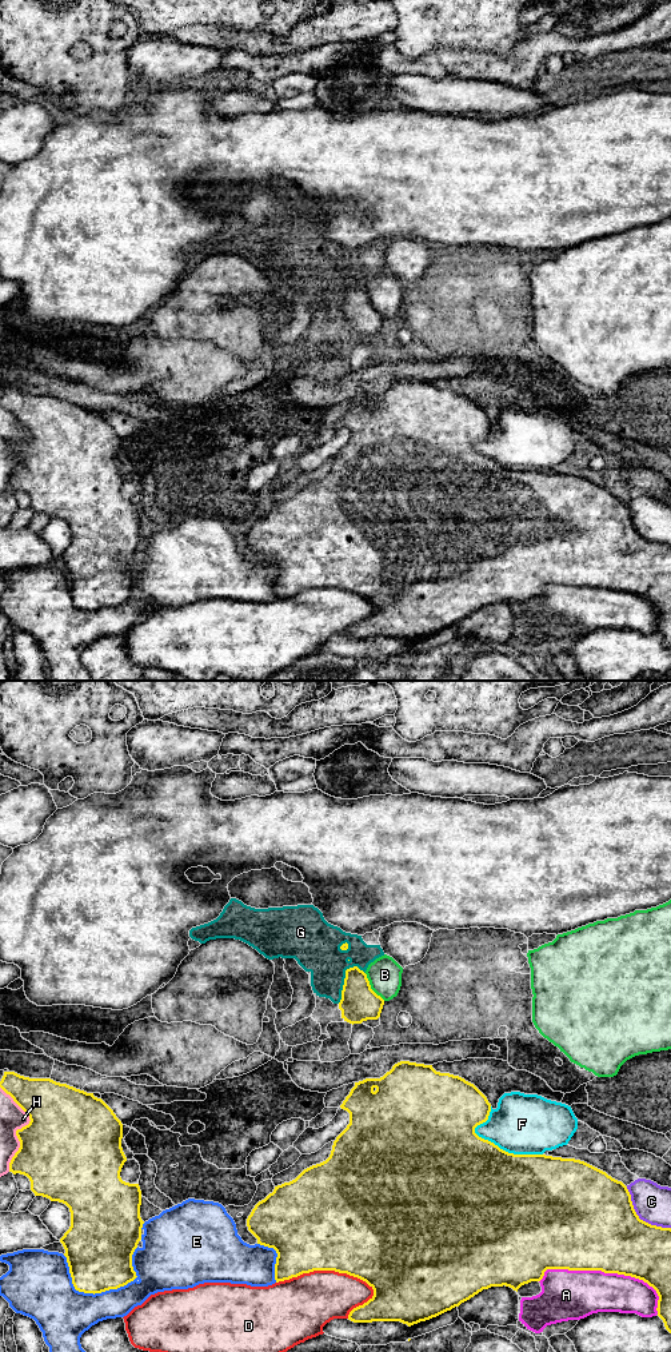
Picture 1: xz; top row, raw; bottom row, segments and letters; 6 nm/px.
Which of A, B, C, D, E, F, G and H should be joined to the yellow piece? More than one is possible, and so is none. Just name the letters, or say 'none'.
none

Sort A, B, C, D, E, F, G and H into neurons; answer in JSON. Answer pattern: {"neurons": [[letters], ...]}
{"neurons": [["A"], ["B"], ["C"], ["D"], ["E"], ["F"], ["G"], ["H"]]}

